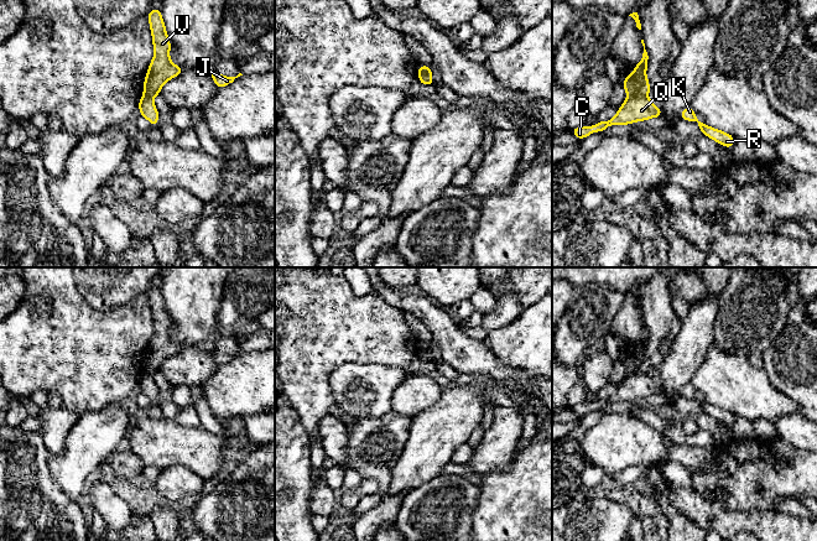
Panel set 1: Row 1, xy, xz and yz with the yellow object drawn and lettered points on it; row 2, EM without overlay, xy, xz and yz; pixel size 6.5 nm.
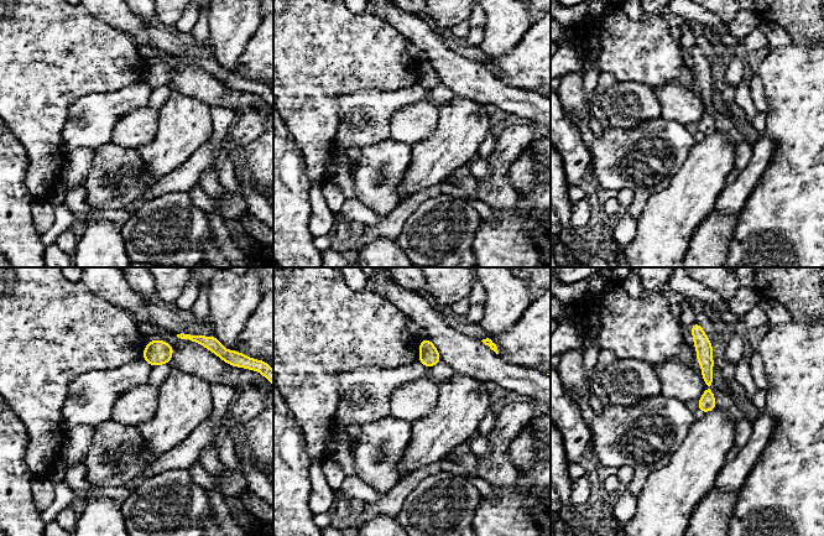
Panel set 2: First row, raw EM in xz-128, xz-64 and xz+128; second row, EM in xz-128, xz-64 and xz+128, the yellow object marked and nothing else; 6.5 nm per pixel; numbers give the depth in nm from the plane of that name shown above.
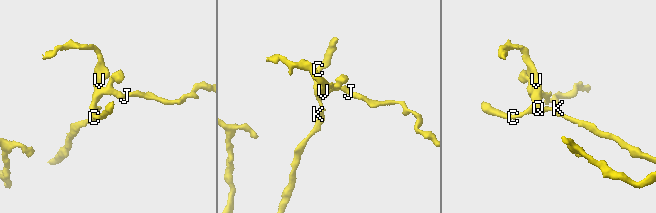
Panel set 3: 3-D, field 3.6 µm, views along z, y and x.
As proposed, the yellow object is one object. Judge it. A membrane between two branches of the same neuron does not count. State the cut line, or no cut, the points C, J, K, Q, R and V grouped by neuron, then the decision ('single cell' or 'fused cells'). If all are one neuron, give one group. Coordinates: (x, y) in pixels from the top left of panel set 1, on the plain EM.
cut xz (426, 343), (426, 359), (428, 362); groups C K Q R / J V; fused cells

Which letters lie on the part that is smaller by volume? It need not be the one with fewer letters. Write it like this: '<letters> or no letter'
J, V

